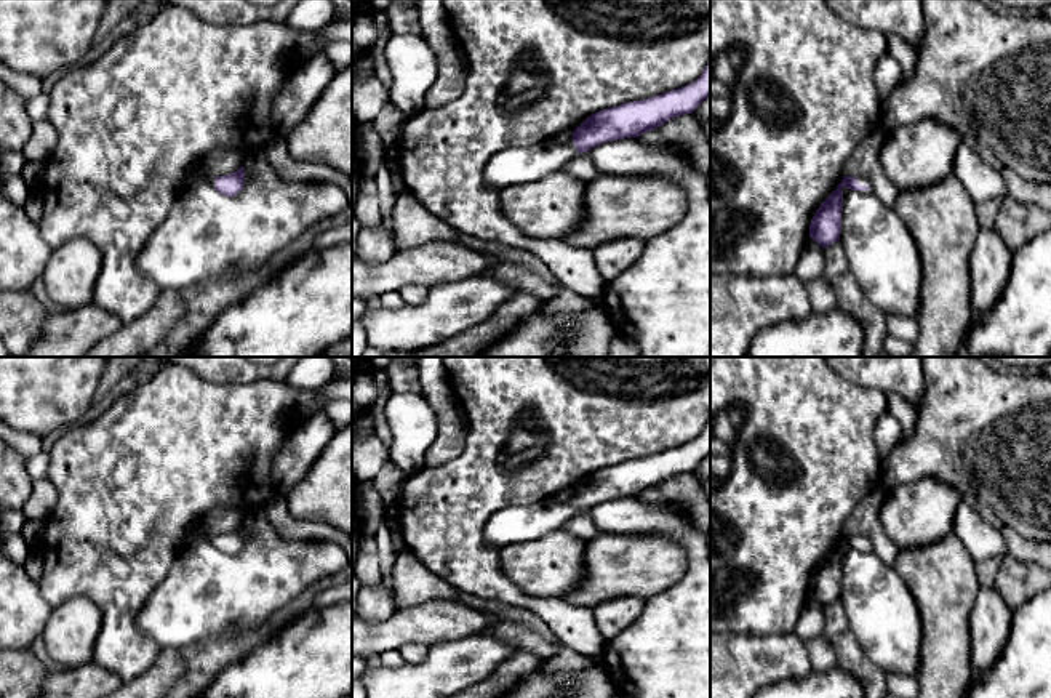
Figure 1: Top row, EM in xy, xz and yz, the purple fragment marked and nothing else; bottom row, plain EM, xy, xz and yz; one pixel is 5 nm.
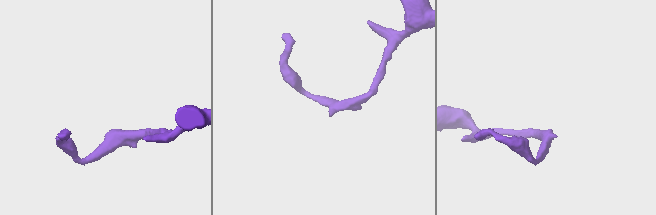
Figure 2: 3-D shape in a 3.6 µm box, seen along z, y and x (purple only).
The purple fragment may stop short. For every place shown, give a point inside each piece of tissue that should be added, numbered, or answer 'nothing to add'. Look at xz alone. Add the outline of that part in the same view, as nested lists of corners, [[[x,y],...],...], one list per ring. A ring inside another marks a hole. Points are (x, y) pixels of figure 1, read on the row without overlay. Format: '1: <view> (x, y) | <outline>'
1: xz (527, 522) | [[[573,499],[566,503],[520,504],[498,511],[485,527],[485,541],[493,549],[534,541],[555,533],[577,515]]]

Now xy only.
1: xy (200, 530) | [[[200,524],[189,532],[189,538],[200,538],[200,536],[206,536],[210,543],[214,546],[216,535],[210,530],[208,525]]]

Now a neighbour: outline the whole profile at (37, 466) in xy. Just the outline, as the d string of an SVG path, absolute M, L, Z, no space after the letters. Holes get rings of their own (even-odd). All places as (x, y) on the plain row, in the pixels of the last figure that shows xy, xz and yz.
M40 451L35 456L27 458L26 461L26 471L32 480L40 480L48 475L48 463L50 455L48 451Z

